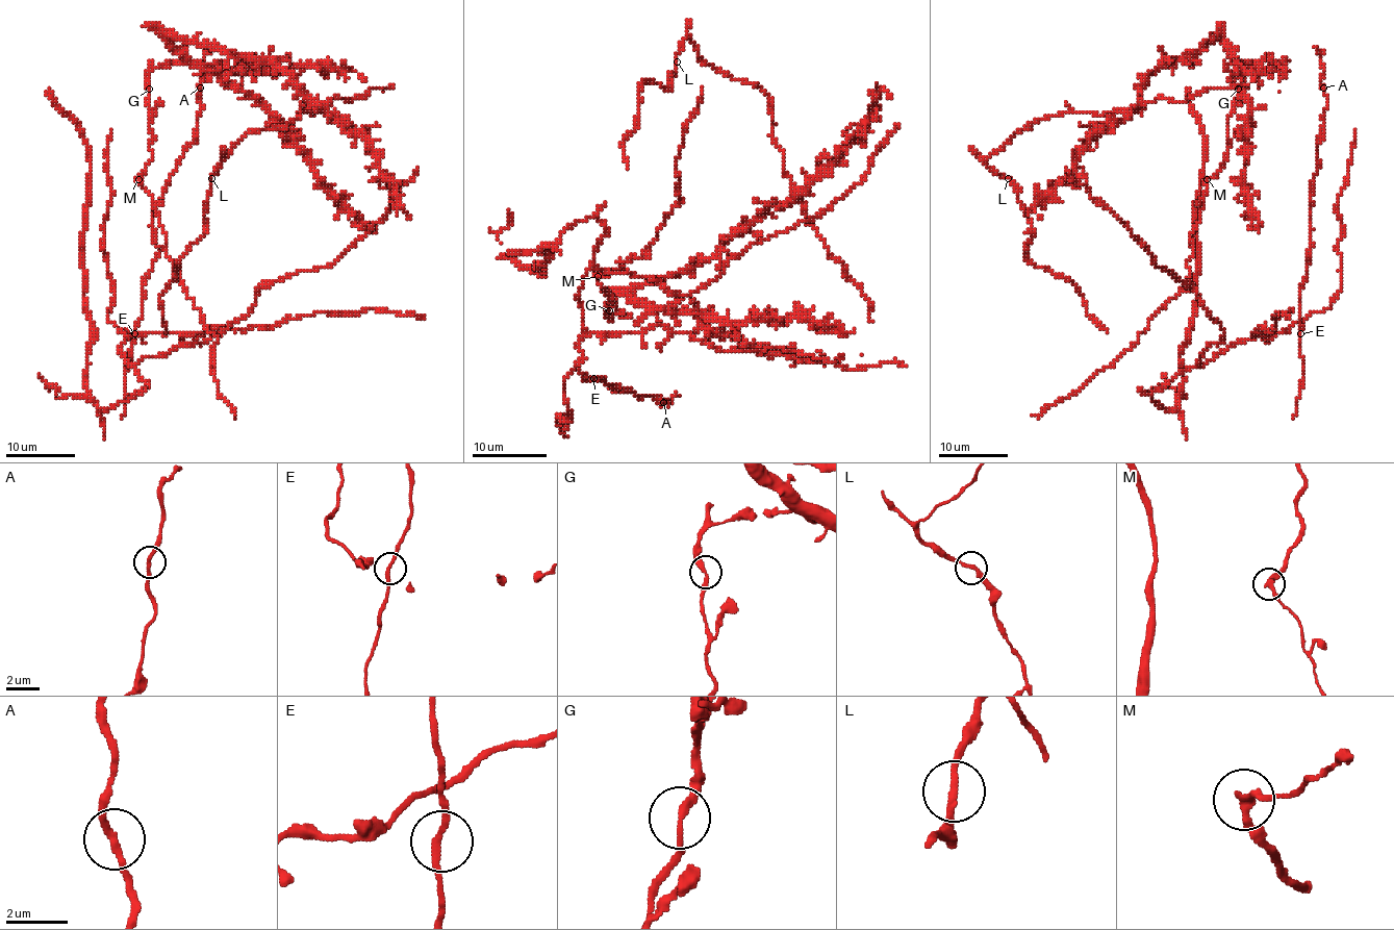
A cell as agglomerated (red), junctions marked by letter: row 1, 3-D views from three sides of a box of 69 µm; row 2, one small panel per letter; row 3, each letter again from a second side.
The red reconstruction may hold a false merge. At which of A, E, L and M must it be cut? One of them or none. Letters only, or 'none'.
none

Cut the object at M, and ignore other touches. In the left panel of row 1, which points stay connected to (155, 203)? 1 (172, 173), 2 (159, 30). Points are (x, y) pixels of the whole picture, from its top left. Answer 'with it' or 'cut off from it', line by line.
1: with it
2: with it

